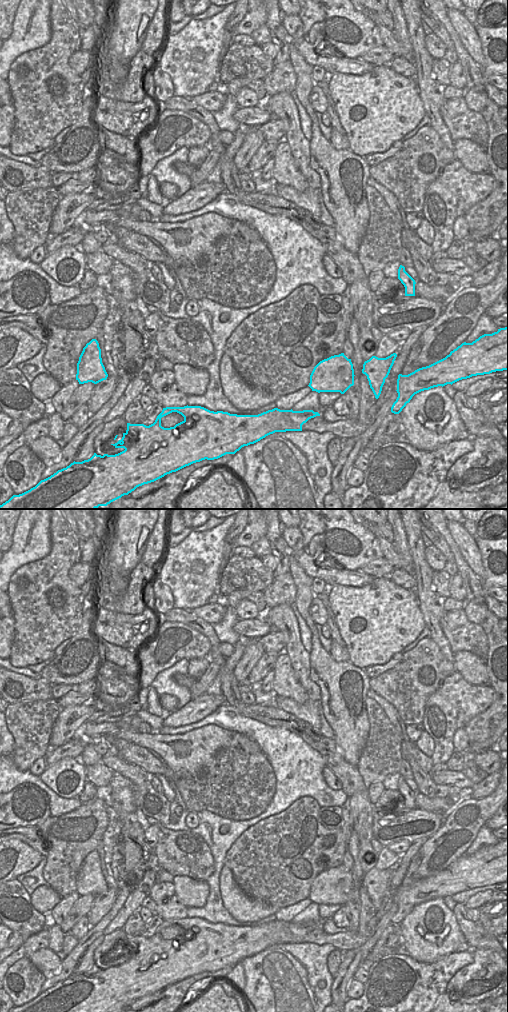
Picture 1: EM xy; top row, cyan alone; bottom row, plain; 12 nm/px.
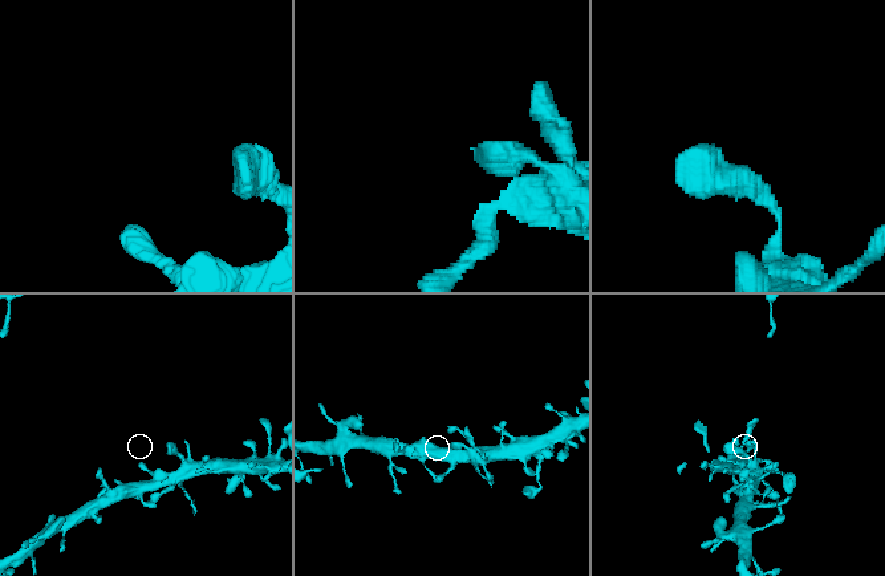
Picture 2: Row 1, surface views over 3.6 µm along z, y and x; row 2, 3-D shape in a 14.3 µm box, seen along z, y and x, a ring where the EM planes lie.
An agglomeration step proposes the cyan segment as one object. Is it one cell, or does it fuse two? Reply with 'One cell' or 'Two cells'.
One cell.

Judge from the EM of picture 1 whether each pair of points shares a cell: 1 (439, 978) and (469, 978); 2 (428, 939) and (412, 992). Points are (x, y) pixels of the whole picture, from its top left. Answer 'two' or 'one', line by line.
1: two
2: two

